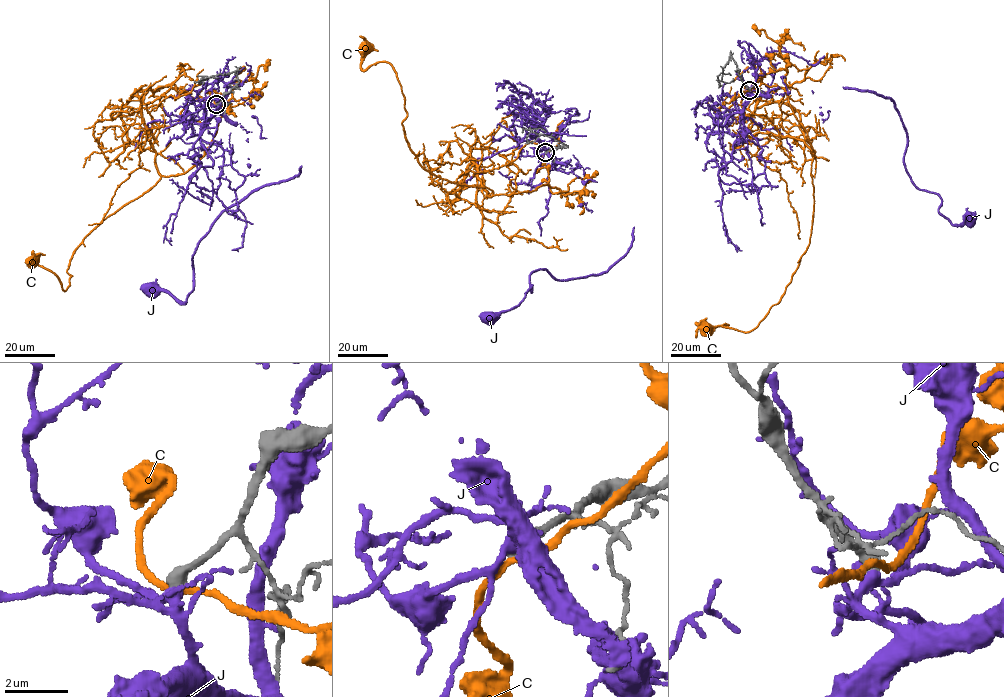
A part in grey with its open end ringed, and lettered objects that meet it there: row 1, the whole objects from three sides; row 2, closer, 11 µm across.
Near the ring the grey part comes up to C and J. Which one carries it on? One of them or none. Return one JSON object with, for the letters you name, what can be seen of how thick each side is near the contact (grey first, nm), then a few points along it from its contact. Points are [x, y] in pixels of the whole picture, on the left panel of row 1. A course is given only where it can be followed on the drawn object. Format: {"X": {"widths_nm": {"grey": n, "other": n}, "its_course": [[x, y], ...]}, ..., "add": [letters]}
{"add": []}

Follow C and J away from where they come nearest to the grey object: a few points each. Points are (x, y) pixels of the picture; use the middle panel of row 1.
C: (546, 153), (556, 193), (494, 194), (425, 170), (396, 73), (362, 69), (365, 48)
J: (546, 152), (592, 180), (581, 204), (633, 228), (632, 246), (600, 273), (533, 272), (531, 292), (490, 318)

